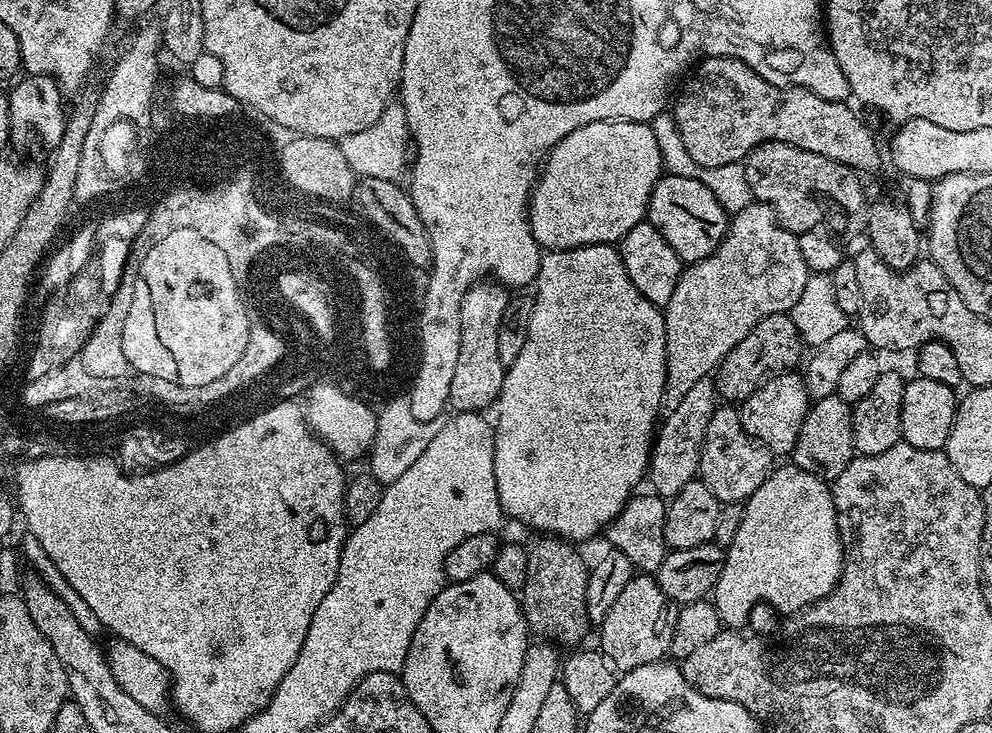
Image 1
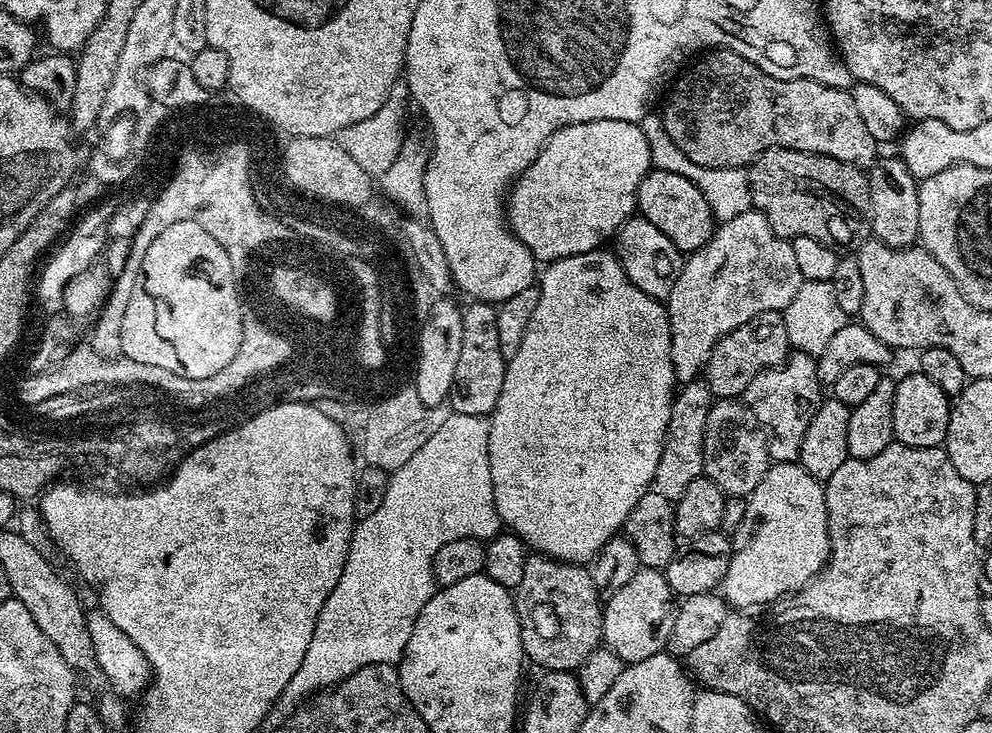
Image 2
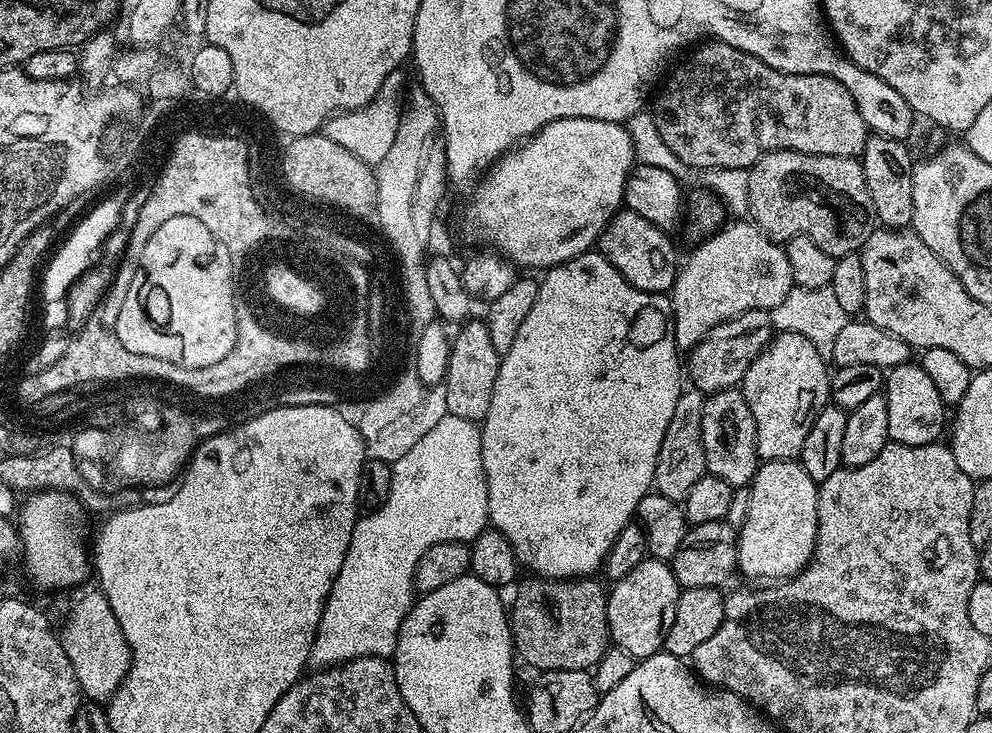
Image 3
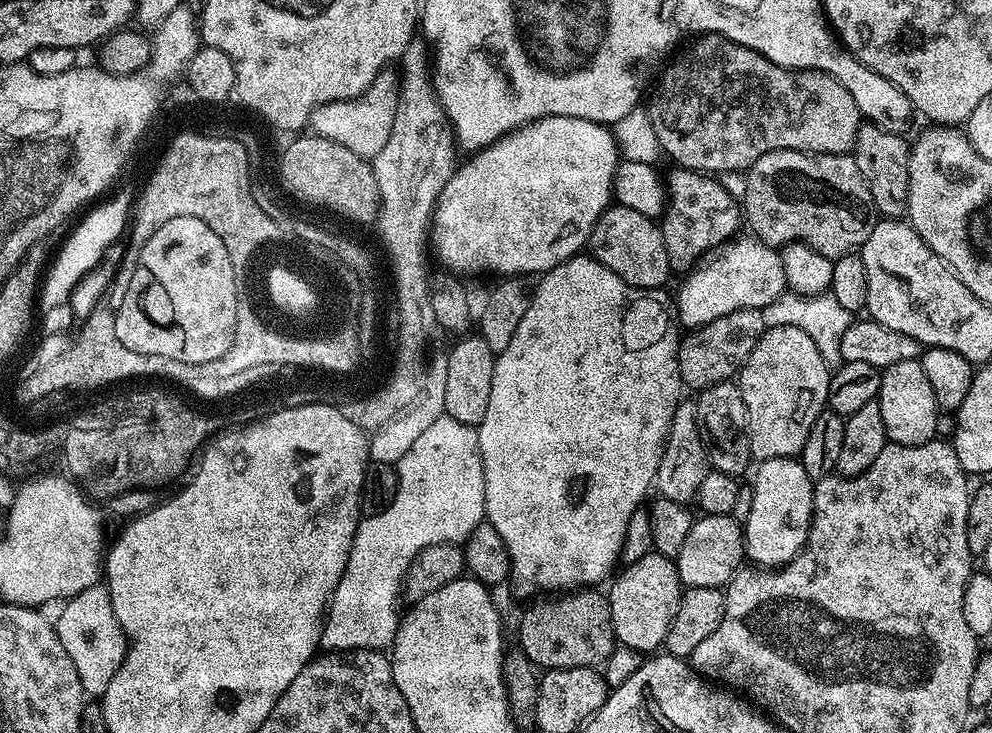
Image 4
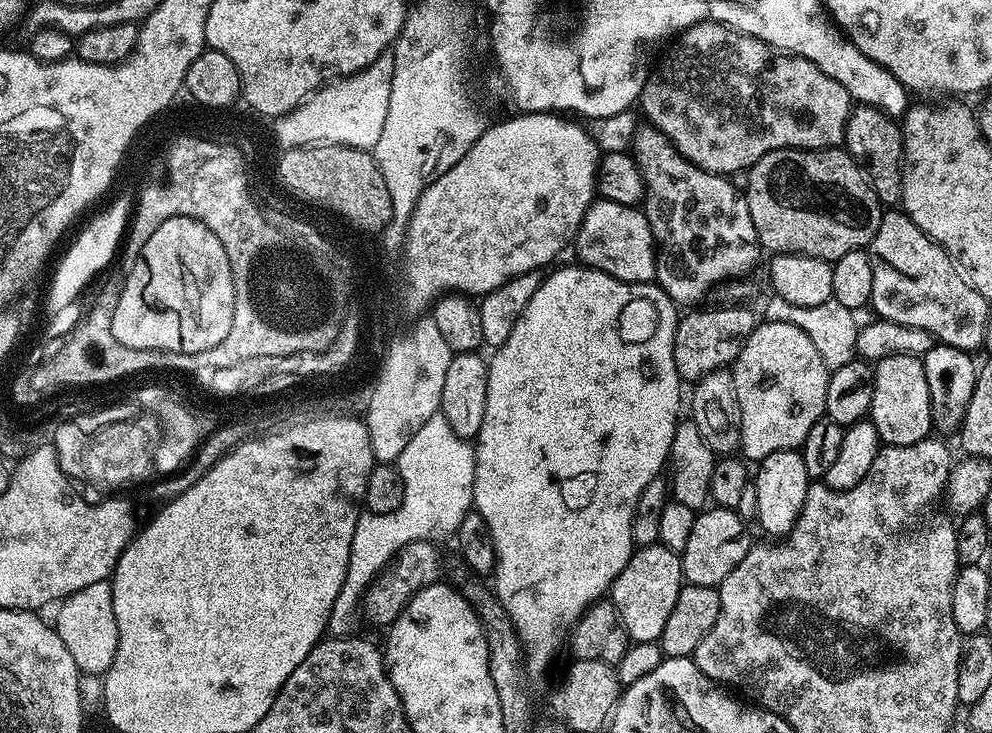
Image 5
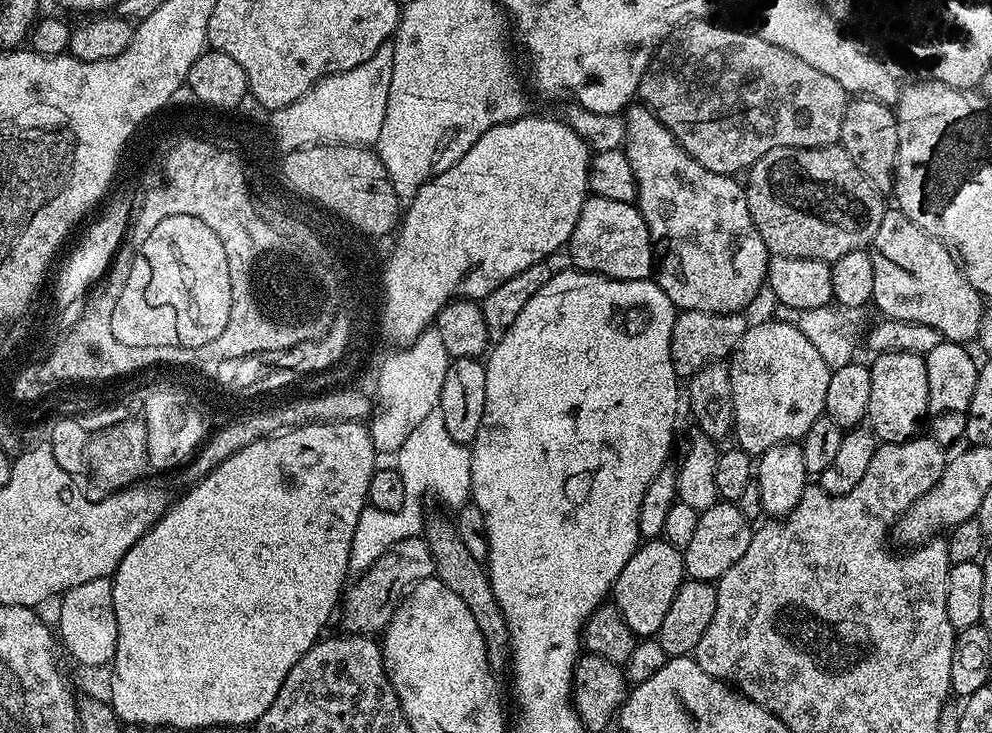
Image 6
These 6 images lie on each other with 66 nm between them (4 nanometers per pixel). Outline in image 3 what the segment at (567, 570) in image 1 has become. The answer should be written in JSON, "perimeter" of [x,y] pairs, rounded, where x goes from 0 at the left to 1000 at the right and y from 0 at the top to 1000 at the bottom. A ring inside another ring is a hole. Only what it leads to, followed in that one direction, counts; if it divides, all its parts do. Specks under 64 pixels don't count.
{"perimeter":[[[601,789],[536,793],[514,824],[518,889],[541,918],[600,913],[615,883],[613,808]]]}

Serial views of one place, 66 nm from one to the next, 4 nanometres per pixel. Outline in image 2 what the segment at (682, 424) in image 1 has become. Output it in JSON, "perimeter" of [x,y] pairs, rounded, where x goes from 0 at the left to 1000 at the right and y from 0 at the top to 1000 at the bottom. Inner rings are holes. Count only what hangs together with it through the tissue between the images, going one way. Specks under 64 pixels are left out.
{"perimeter":[[[709,518],[691,523],[678,544],[676,570],[668,603],[667,623],[664,625],[663,636],[660,637],[657,664],[659,671],[676,685],[688,677],[688,671],[700,652],[709,648],[710,584],[712,565],[715,563],[719,550],[719,538]]]}

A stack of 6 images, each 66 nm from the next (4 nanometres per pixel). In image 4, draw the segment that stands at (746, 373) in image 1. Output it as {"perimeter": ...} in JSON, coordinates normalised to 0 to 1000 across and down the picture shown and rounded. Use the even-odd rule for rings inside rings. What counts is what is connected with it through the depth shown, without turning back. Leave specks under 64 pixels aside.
{"perimeter":[[[765,420],[740,423],[740,428],[720,434],[720,439],[697,449],[686,462],[685,475],[681,479],[686,525],[691,531],[709,532],[727,524],[730,518],[738,518],[745,509],[746,501],[756,488],[770,452],[772,446]]]}

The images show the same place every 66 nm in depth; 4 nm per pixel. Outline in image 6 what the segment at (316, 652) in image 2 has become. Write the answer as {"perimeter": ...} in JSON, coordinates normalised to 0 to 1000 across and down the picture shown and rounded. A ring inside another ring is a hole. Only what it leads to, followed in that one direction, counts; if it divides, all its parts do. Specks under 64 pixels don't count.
{"perimeter":[[[442,559],[430,565],[429,570],[417,583],[417,589],[405,604],[397,626],[398,641],[405,647],[411,678],[405,696],[400,698],[367,692],[361,707],[361,718],[357,718],[357,734],[353,739],[351,772],[356,782],[368,780],[401,739],[424,730],[428,724],[429,703],[427,704],[427,693],[419,677],[436,671],[446,686],[453,688],[456,696],[463,694],[473,681],[476,668],[475,615],[469,607],[458,603],[458,598],[454,598],[450,588],[450,576],[446,576],[446,565]]]}

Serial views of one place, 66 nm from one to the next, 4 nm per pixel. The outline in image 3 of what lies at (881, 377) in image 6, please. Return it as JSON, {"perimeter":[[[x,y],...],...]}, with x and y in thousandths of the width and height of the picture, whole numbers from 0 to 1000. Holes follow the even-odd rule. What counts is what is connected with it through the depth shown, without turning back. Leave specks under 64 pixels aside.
{"perimeter":[[[926,495],[907,497],[904,502],[894,503],[891,528],[893,543],[893,570],[895,572],[895,598],[898,604],[913,608],[933,608],[943,606],[953,593],[951,578],[954,553],[946,543],[946,531],[933,505]]]}

